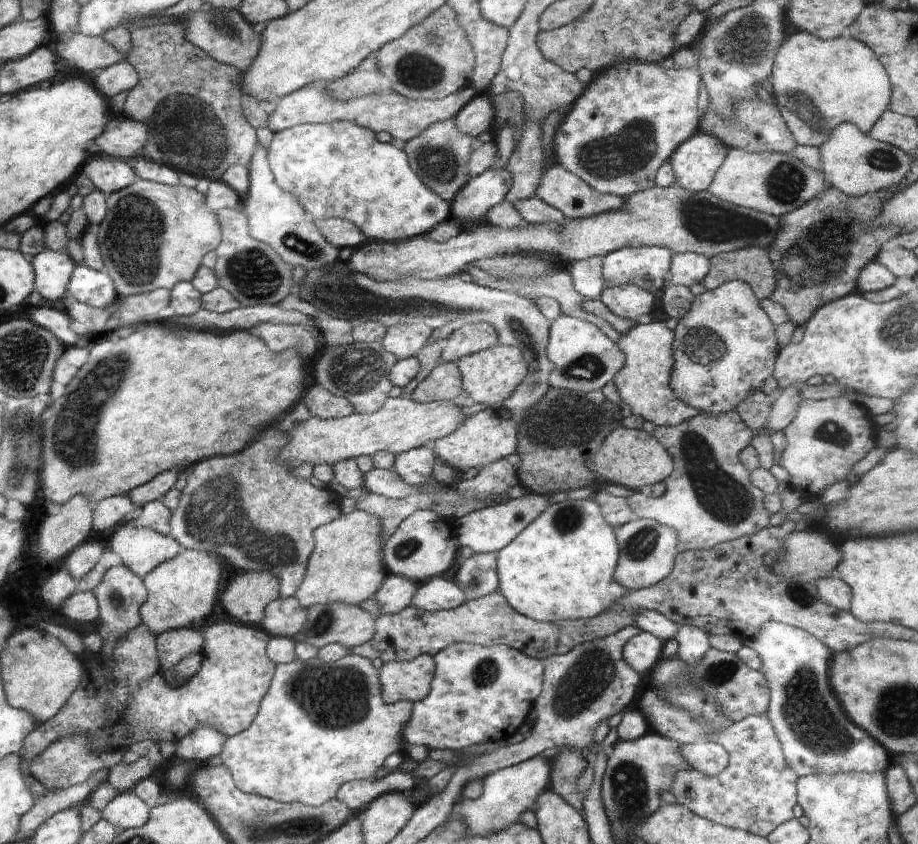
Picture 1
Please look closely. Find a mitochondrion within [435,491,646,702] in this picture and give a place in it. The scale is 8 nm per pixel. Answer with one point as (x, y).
(569, 519)

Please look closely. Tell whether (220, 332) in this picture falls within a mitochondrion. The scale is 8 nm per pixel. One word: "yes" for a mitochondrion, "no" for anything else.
no

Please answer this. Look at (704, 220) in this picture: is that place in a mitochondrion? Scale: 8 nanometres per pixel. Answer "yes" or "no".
yes

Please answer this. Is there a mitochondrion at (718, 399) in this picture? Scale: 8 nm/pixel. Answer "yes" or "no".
no

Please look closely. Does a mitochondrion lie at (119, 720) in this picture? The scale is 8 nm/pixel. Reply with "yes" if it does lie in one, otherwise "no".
no

